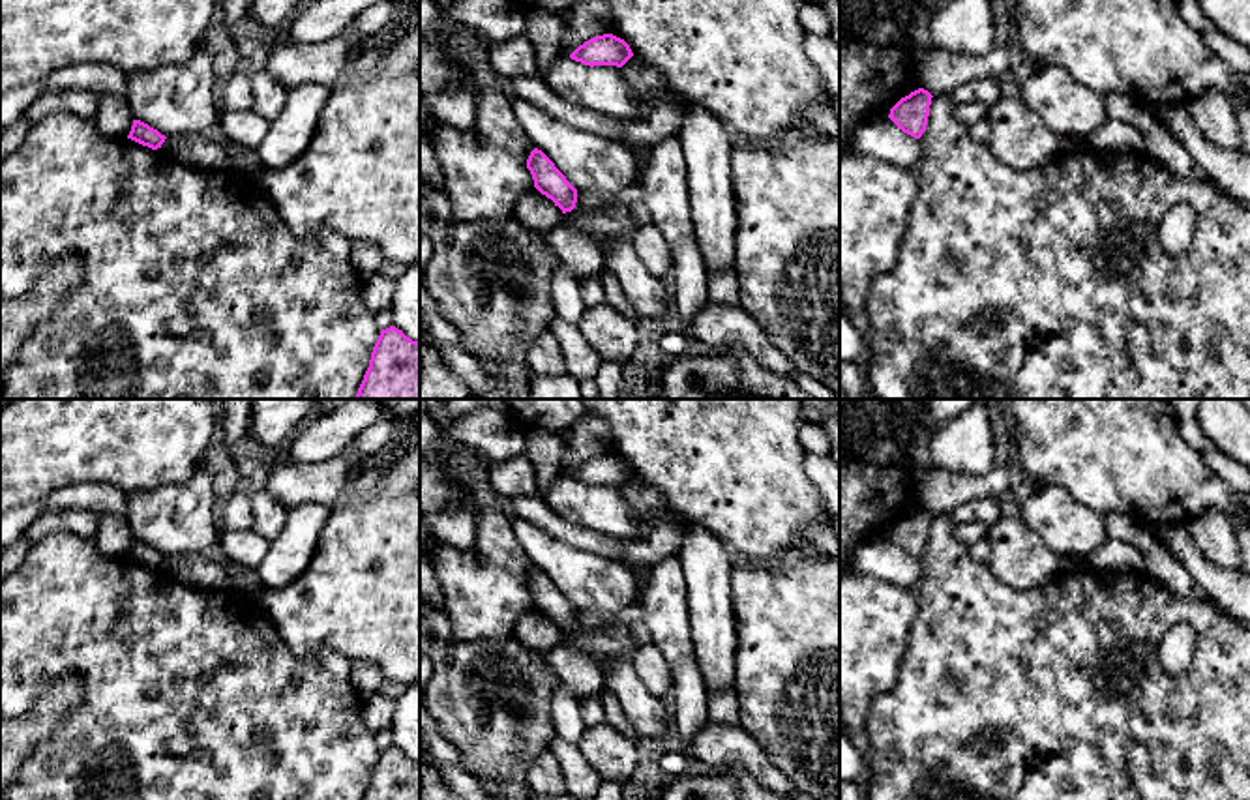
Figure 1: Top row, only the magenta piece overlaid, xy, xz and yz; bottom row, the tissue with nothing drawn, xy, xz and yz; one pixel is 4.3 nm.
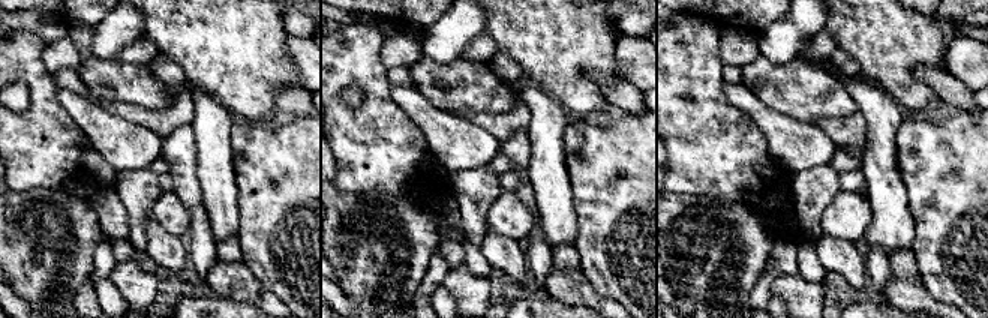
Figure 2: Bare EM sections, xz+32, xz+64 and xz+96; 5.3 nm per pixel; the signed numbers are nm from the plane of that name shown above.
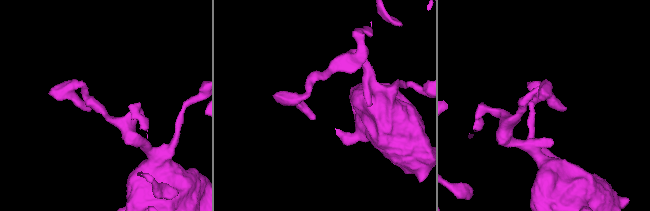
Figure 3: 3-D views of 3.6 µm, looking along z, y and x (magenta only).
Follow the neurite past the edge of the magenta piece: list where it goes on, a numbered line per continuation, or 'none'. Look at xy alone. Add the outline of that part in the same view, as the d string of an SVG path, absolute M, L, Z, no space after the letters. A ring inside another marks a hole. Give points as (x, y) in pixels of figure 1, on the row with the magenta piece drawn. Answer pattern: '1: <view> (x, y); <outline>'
none

